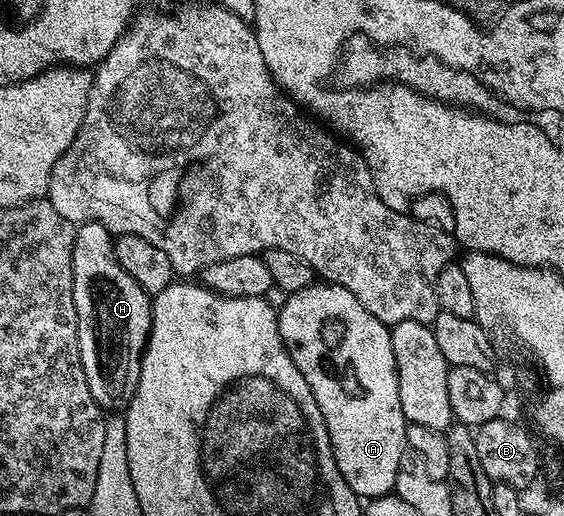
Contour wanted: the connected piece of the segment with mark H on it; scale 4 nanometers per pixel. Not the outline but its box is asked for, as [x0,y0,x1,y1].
[73,221,153,411]

